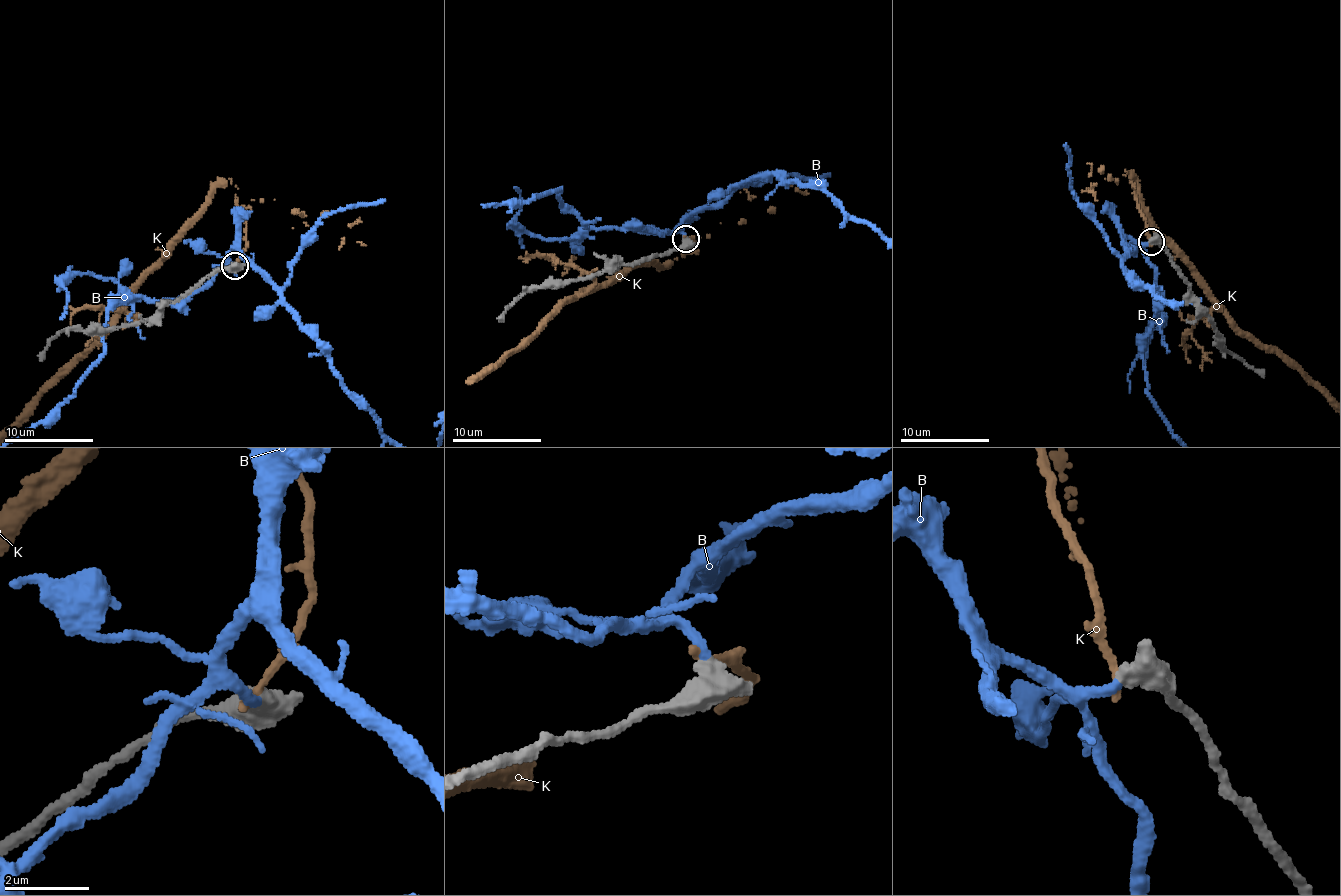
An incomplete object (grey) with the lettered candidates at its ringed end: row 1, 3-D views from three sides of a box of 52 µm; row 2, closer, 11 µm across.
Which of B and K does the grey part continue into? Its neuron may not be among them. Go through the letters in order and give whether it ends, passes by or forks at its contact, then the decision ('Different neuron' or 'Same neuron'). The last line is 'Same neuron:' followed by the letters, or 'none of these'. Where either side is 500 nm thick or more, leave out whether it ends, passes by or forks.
B: It ends there. Same neuron
K: It ends there. Different neuron
Same neuron: B

